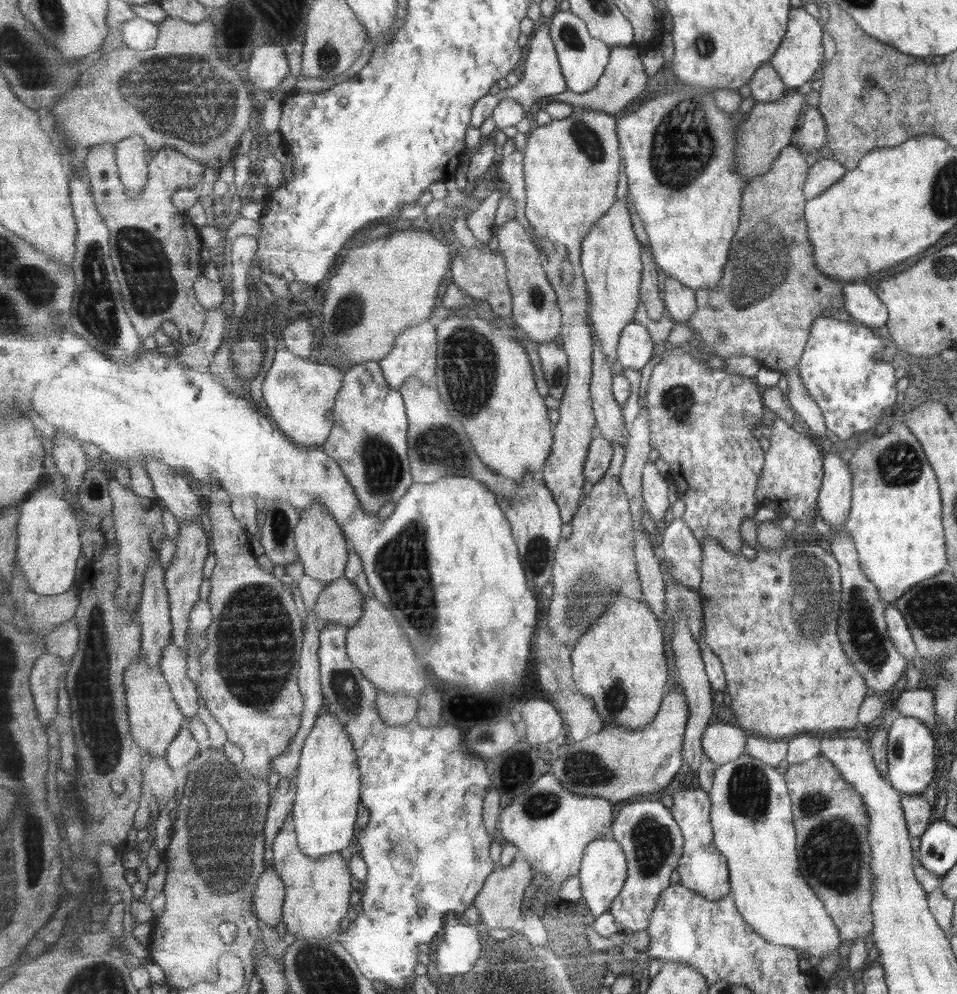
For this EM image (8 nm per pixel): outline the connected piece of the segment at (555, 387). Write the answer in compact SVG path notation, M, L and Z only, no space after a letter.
M556 341L539 343L537 346L543 361L551 395L564 400L570 378L569 356L566 354L564 347L556 344Z

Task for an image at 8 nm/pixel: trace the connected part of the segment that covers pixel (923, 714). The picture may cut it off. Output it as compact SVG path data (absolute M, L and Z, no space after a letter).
M927 686L914 690L906 688L905 691L898 694L896 706L901 716L918 718L930 730L937 724L934 694Z

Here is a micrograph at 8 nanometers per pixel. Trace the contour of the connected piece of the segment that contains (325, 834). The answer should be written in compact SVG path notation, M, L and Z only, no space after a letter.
M324 708L307 738L299 768L298 796L295 804L299 846L306 855L320 859L341 853L356 844L356 822L363 802L363 775L356 742L348 734L344 722Z

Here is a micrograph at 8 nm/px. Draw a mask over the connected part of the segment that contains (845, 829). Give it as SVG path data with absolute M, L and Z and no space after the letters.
M820 754L798 764L789 764L783 776L791 800L794 826L796 826L796 850L798 850L800 874L806 878L808 886L812 888L814 895L822 902L826 913L832 918L840 940L866 938L872 934L874 926L870 911L874 880L869 868L871 851L867 834L868 814L860 794L856 794L852 784L848 784L832 762Z

